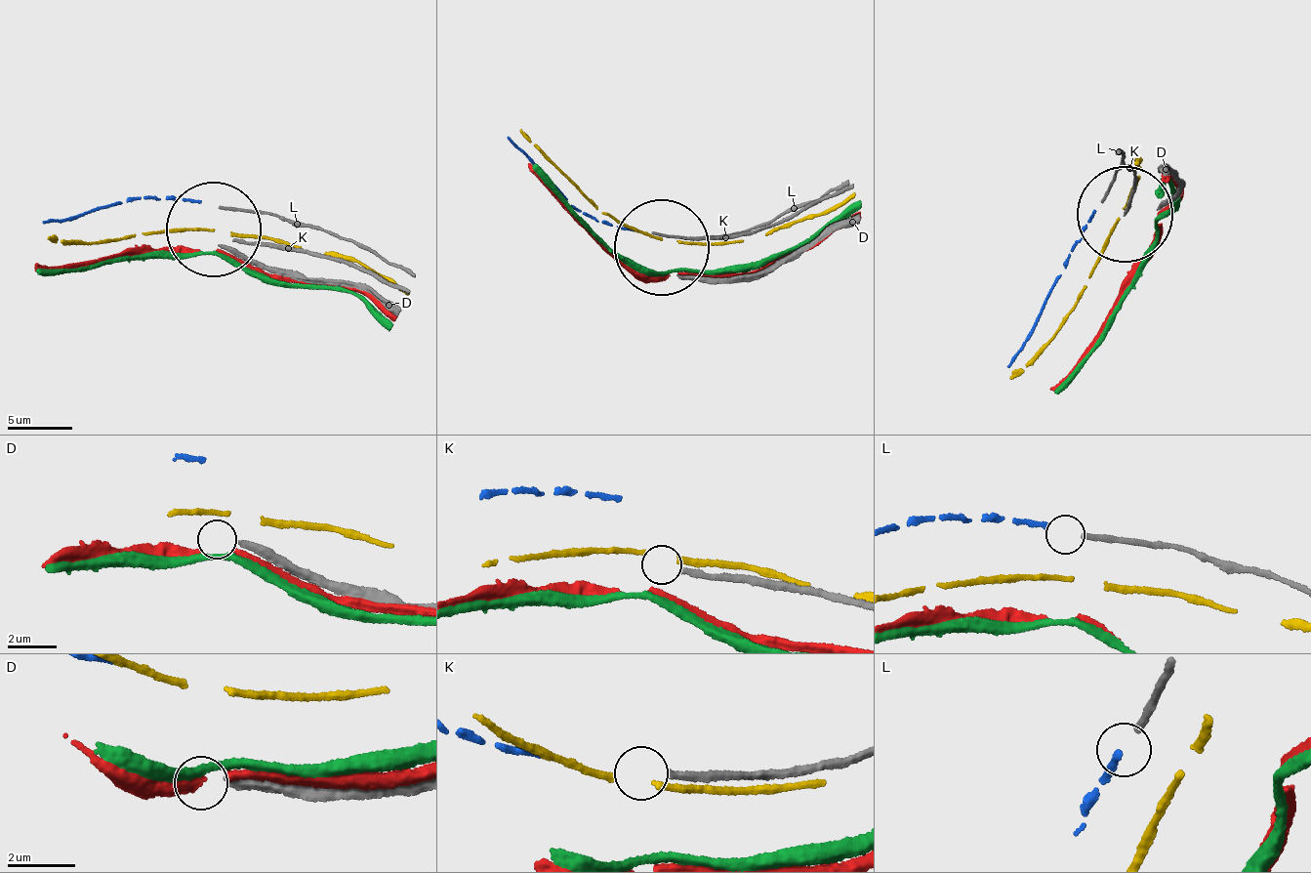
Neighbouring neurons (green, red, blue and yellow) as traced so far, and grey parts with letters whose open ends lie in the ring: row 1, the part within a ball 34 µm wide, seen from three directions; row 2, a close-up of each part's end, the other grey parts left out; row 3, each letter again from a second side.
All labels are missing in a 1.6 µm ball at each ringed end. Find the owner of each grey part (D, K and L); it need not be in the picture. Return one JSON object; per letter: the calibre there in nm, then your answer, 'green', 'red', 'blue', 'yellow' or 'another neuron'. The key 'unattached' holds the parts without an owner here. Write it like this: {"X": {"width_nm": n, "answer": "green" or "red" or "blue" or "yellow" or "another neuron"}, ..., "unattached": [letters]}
{"D": {"width_nm": 280, "answer": "another neuron"}, "K": {"width_nm": 240, "answer": "another neuron"}, "L": {"width_nm": 200, "answer": "another neuron"}, "unattached": ["D", "K", "L"]}

